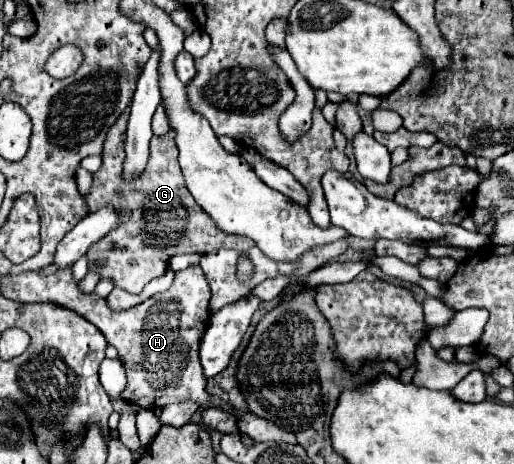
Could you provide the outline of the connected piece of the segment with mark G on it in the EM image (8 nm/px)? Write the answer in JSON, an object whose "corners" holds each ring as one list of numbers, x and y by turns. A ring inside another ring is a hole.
{"corners":[[126,106,118,120,110,126,102,148,102,168,92,174,90,192,84,196,88,212,100,210,100,206,114,206,120,214,118,226,88,248,88,268,98,268,100,280,112,280,114,286,138,294,150,280,164,276,174,254,212,252,220,248,252,248,254,242,250,238,230,236,216,230,212,218,194,202,182,178,178,146,174,140,176,132,172,128,164,136,152,136,150,160,144,172,134,180,124,180,124,130,128,114,130,106]]}

